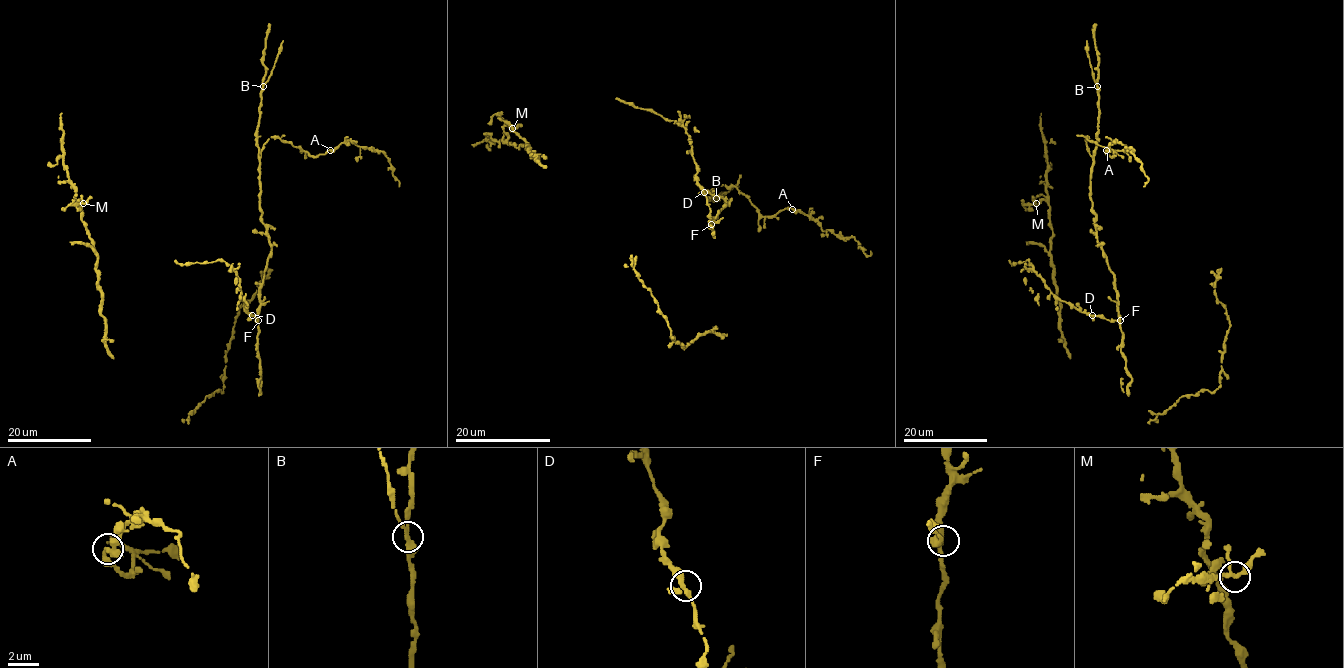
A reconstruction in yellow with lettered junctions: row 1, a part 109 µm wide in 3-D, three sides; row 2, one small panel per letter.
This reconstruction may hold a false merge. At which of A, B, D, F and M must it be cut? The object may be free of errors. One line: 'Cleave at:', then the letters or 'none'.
Cleave at: B

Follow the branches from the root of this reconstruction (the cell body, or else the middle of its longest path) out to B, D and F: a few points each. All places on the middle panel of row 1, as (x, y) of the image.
B: (710, 209), (710, 222), (713, 222), (725, 205), (722, 198), (713, 197), (712, 189), (710, 199), (716, 198)
D: (710, 209), (704, 192)
F: (710, 209), (711, 224)

